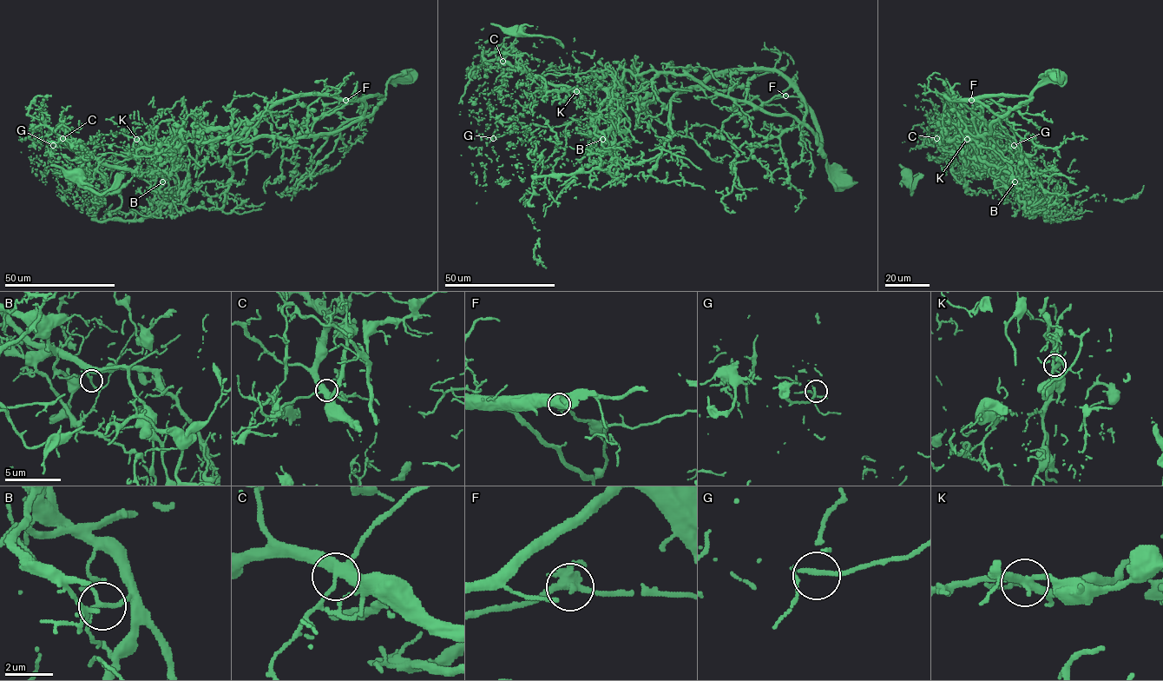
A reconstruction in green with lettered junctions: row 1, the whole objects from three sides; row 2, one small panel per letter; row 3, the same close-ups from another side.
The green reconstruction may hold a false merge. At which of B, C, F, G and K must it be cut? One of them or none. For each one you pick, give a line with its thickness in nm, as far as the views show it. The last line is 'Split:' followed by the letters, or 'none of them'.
B: 150 nm thick
Split: B

